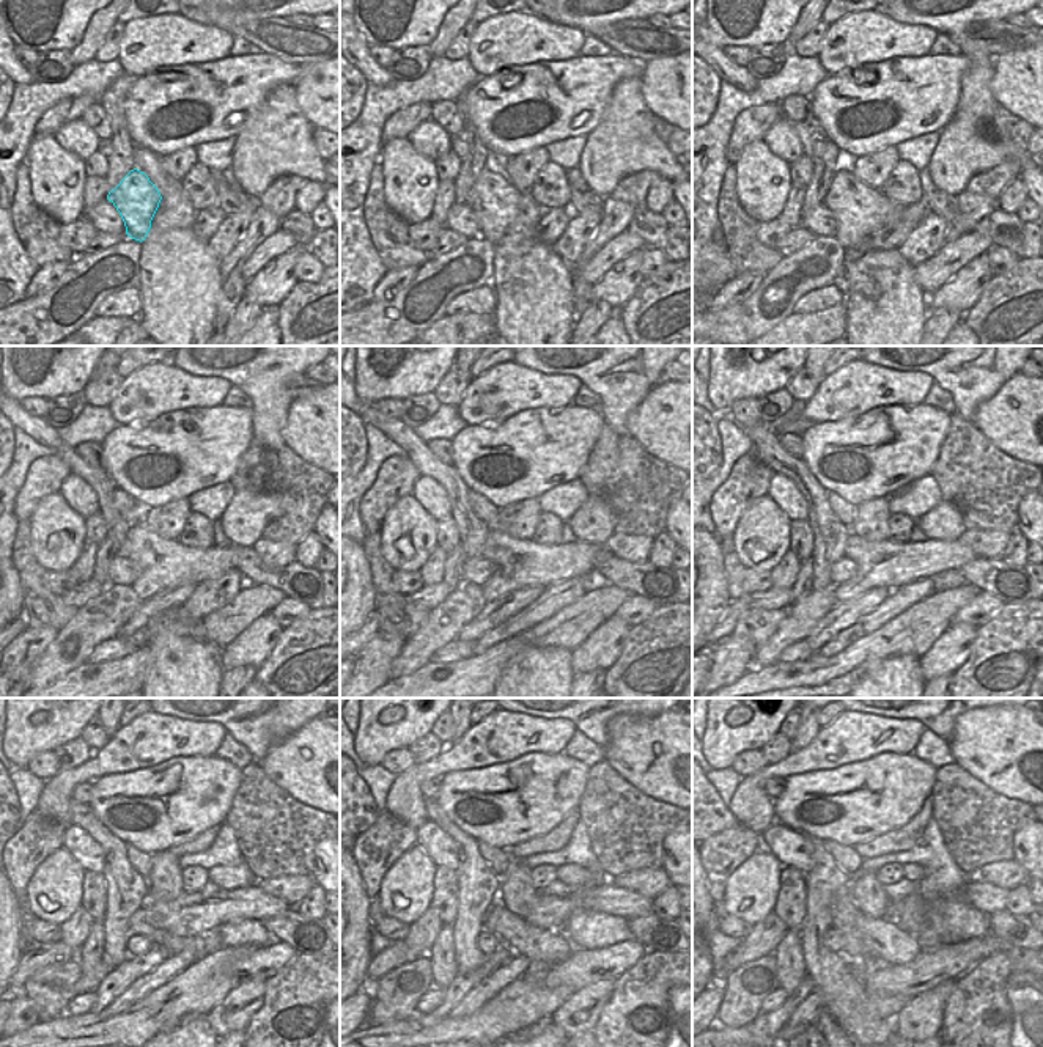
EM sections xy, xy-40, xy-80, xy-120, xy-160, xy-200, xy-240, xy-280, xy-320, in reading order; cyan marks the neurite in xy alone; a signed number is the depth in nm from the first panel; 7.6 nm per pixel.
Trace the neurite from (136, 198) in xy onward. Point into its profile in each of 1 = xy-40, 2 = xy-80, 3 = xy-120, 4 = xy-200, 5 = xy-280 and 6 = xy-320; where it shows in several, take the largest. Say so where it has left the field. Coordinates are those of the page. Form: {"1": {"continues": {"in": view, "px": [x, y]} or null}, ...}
{"1": {"continues": {"in": "xy-40", "px": [496, 202]}}, "2": {"continues": {"in": "xy-80", "px": [859, 209]}}, "3": {"continues": {"in": "xy-120", "px": [164, 563]}}, "4": {"continues": {"in": "xy-200", "px": [884, 563]}}, "5": {"continues": {"in": "xy-280", "px": [551, 912]}}, "6": {"continues": {"in": "xy-320", "px": [984, 896]}}}

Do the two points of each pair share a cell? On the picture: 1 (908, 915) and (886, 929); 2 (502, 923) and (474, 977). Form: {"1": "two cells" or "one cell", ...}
{"1": "two cells", "2": "two cells"}

